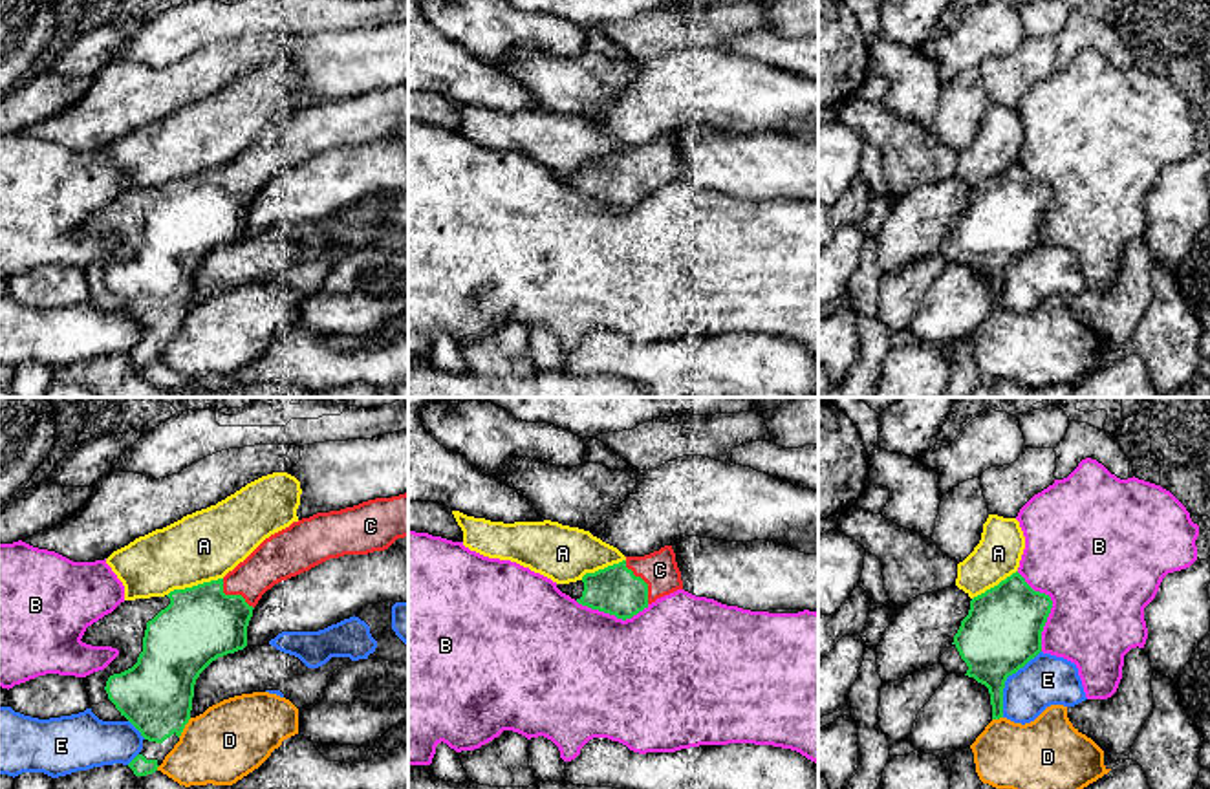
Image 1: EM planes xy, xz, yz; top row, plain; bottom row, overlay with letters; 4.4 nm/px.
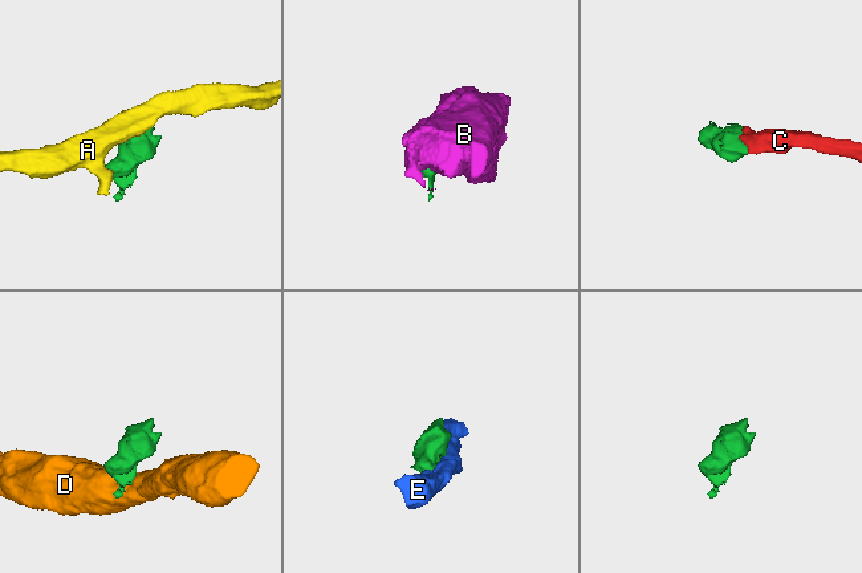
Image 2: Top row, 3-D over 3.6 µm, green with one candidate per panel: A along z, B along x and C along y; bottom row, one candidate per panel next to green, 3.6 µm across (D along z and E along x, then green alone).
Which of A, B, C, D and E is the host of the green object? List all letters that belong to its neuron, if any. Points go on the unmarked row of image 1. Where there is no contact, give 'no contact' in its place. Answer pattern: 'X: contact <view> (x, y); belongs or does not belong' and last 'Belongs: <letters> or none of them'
A: contact xy (194, 176); does not belong
B: contact yz (1051, 196); does not belong
C: contact xz (643, 171); belongs
D: contact xy (183, 317); does not belong
E: contact yz (1005, 270); does not belong
Belongs: C

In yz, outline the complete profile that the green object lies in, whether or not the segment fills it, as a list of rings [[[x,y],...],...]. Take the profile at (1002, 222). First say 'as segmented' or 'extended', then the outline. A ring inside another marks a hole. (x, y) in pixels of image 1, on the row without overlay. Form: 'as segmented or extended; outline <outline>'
extended; outline [[[1016,161],[970,190],[968,205],[961,211],[952,236],[941,245],[941,254],[948,264],[965,264],[989,278],[992,309],[1003,308],[1007,267],[1042,242],[1042,222],[1051,198],[1051,187],[1034,181]]]

